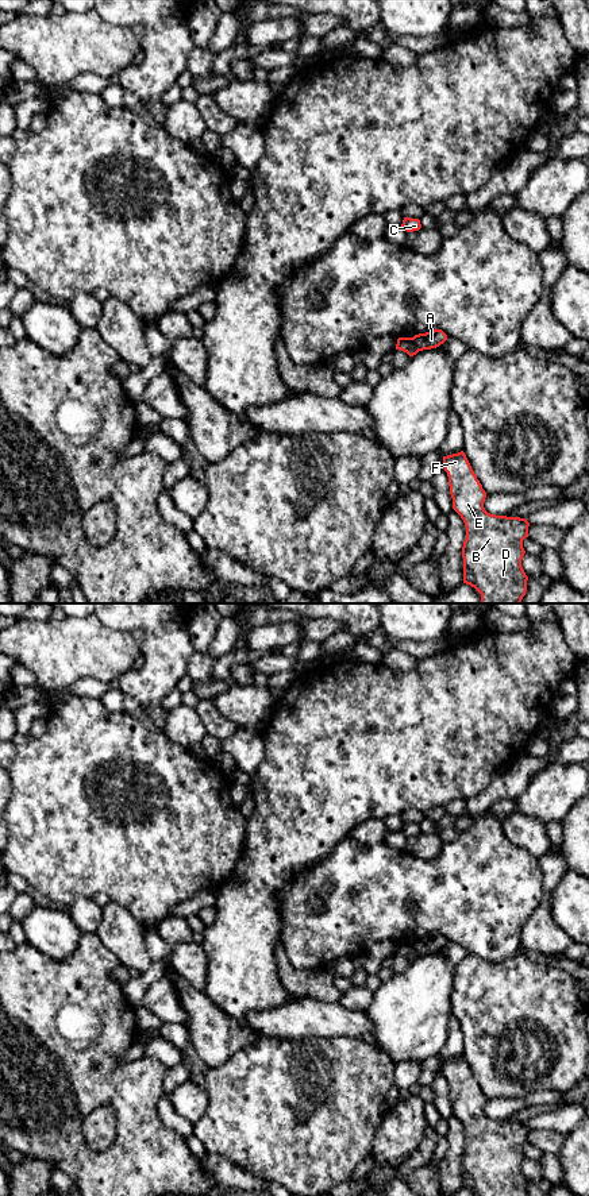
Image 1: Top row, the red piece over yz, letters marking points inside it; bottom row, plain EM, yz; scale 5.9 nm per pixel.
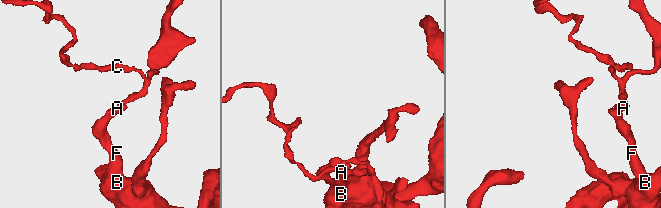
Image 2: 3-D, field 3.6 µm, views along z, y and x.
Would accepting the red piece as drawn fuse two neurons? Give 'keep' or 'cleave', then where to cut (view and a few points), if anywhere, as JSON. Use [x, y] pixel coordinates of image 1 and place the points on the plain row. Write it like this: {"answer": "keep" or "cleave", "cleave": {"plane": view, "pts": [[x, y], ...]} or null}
{"answer": "cleave", "cleave": {"plane": "yz", "pts": [[411, 942], [419, 955]]}}

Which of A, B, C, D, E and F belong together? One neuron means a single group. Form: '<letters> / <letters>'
A C / B D E F

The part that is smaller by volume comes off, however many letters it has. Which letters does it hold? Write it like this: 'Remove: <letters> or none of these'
Remove: A, C

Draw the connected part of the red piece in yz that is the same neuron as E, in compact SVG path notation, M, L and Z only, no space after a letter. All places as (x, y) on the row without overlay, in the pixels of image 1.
M463 1056L443 1061L443 1073L449 1081L453 1114L466 1131L463 1188L477 1196L527 1196L528 1181L521 1164L530 1127L485 1115L486 1097Z

